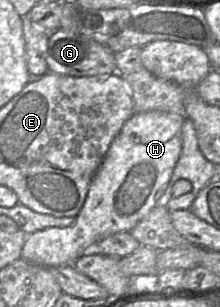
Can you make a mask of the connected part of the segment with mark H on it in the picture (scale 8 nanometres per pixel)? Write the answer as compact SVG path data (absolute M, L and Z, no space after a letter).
M135 111L123 124L111 142L102 162L90 182L86 199L76 215L76 221L68 227L50 227L28 234L21 251L21 258L46 267L56 267L73 262L84 255L85 249L100 239L131 229L144 218L164 192L171 178L182 149L182 125L185 115L165 111Z

